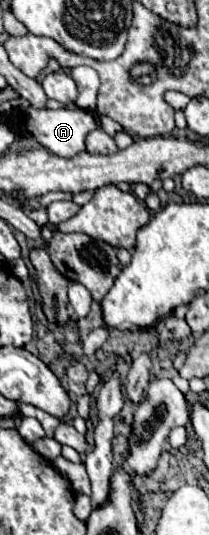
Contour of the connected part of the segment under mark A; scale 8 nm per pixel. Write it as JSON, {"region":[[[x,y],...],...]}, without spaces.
{"region":[[[27,108],[23,112],[25,116],[25,128],[27,132],[41,144],[45,146],[47,150],[51,150],[53,154],[57,156],[65,156],[65,158],[71,158],[79,152],[85,150],[85,136],[95,130],[99,124],[97,124],[97,118],[91,114],[91,112],[85,112],[81,108],[59,108],[59,110],[47,110],[47,108]]]}

